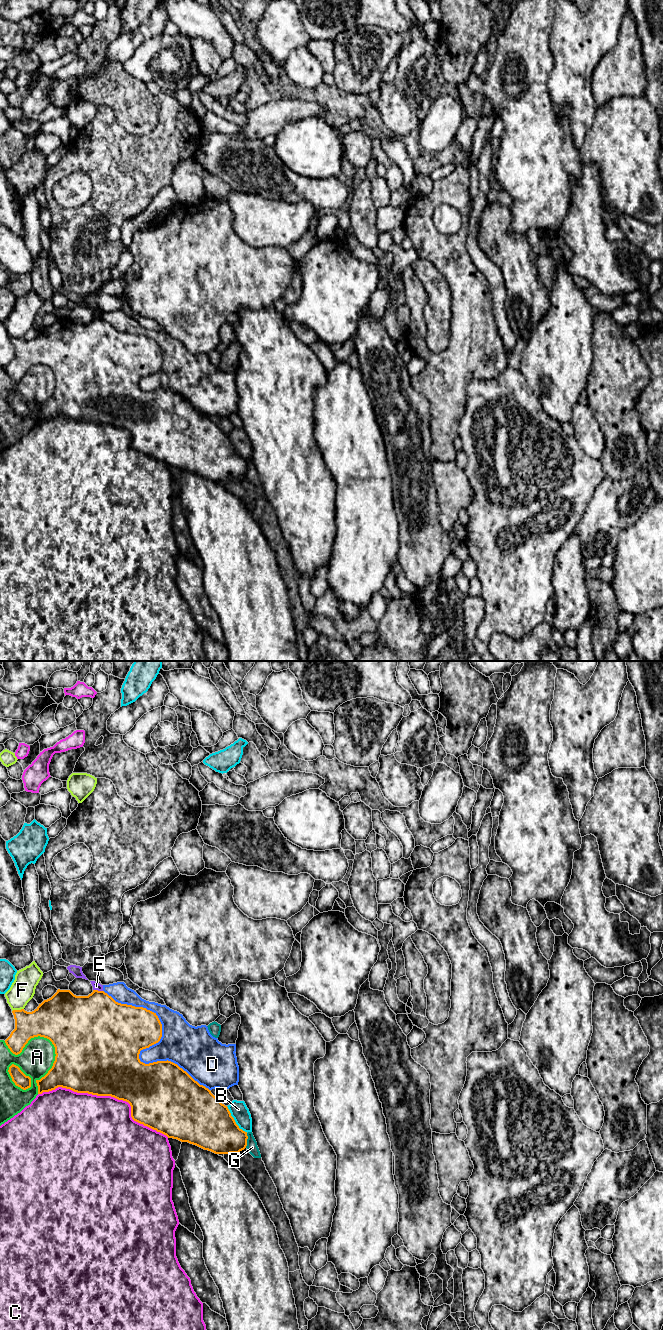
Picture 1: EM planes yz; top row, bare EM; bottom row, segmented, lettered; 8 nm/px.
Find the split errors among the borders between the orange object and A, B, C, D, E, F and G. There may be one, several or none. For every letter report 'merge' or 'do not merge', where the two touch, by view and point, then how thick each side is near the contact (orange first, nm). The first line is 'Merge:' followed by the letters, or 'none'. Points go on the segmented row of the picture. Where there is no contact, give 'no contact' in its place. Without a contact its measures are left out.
Merge: none
A: do not merge; meets orange in yz at (51, 1041); 500 nm thick on the orange side, 280 nm on the other
B: do not merge; meets orange in yz at (234, 1121); 400 nm thick on the orange side, 140 nm on the other
C: do not merge; meets orange in yz at (109, 1095); 500 nm thick on the orange side, 480 nm on the other
D: do not merge; meets orange in yz at (149, 1046); 420 nm thick on the orange side, 320 nm on the other
E: do not merge; meets orange in yz at (97, 990); 440 nm thick on the orange side, 60 nm on the other
F: do not merge; meets orange in yz at (17, 1010); 260 nm thick on the orange side, 200 nm on the other
G: do not merge; meets orange in yz at (246, 1140); 320 nm thick on the orange side, 90 nm on the other

